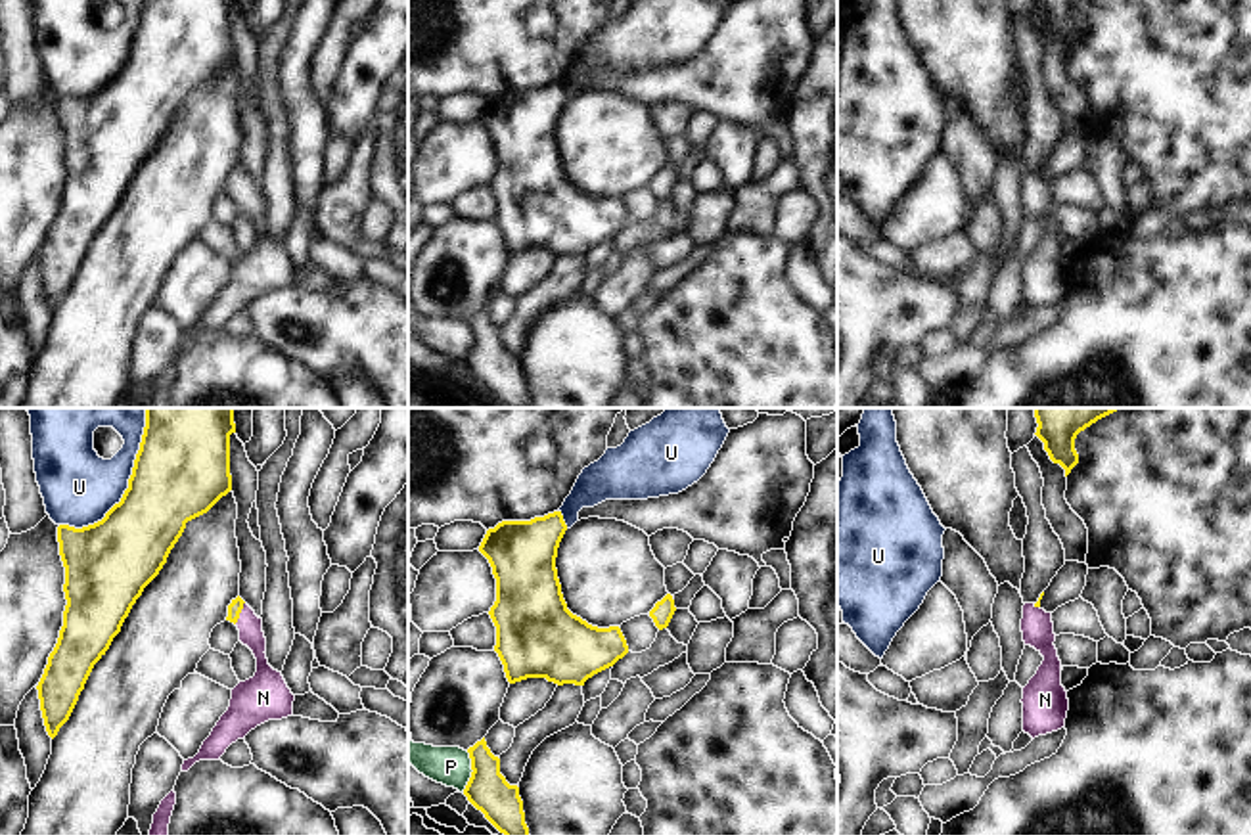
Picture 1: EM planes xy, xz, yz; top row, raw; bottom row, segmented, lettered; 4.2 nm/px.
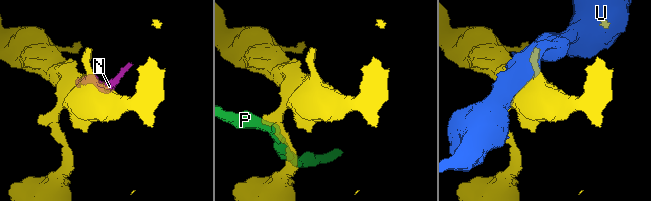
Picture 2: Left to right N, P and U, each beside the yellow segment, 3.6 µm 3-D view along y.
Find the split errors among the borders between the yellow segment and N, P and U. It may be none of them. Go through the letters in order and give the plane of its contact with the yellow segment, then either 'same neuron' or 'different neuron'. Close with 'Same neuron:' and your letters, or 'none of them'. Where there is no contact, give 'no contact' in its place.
N: contact in xy; same neuron
P: contact in xz; different neuron
U: contact in xy; different neuron
Same neuron: N

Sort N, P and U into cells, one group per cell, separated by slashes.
N / P / U

